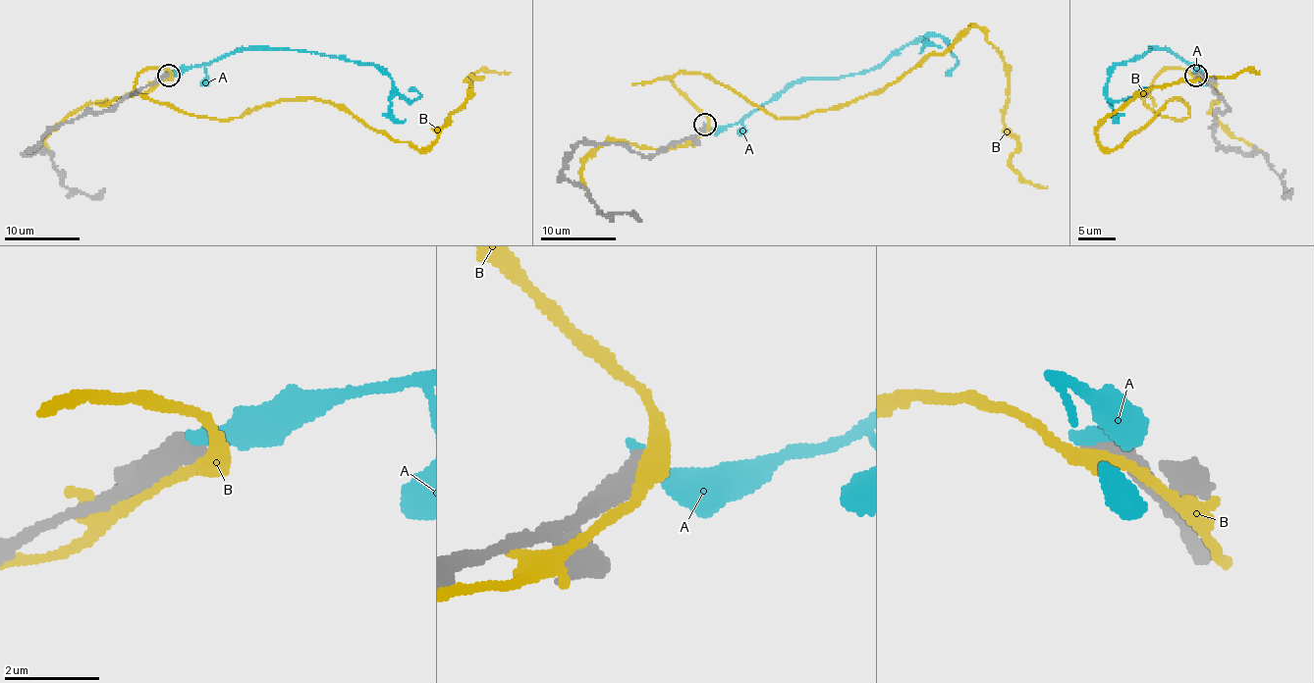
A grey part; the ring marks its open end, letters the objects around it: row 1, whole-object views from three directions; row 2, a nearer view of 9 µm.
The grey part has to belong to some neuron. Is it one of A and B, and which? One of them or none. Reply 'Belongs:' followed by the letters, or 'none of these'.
Belongs: none of these

